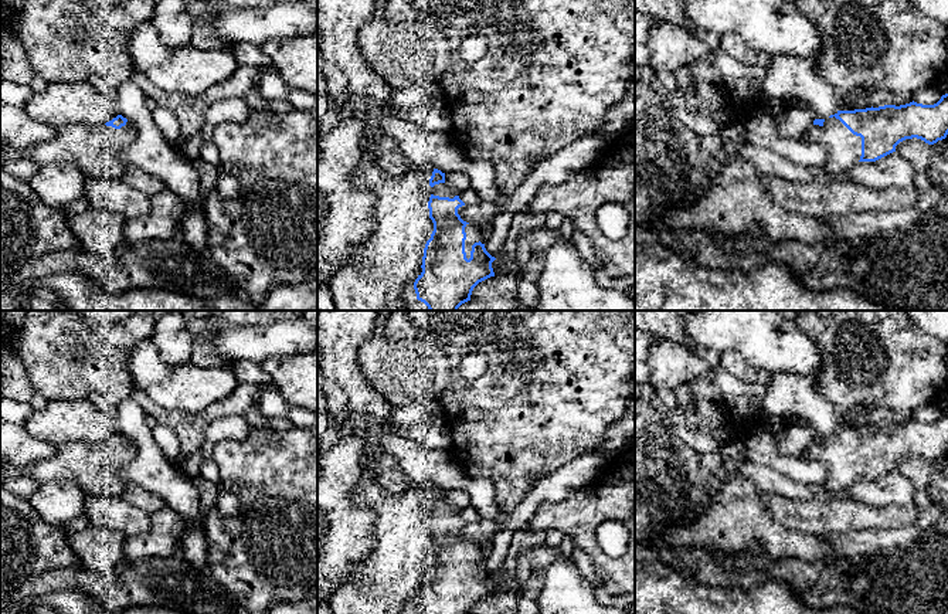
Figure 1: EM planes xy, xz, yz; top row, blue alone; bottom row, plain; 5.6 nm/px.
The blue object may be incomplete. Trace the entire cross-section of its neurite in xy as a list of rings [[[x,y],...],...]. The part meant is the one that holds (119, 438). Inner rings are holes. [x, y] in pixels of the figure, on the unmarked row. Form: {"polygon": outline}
{"polygon": [[[122,432],[103,442],[65,442],[52,457],[30,464],[24,475],[40,484],[71,479],[86,495],[122,495],[128,486],[122,469],[136,452],[136,444]]]}

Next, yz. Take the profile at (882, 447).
{"polygon": [[[948,411],[934,423],[910,420],[905,423],[884,423],[854,428],[837,428],[826,437],[815,437],[809,445],[808,458],[820,459],[828,469],[823,486],[830,492],[845,491],[857,479],[876,479],[893,469],[905,457],[921,457],[928,462],[948,452]]]}

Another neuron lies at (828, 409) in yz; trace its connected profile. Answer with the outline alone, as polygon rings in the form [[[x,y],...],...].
[[[795,373],[771,377],[762,407],[778,418],[805,418],[816,437],[837,431],[837,408],[816,393],[808,377]]]

